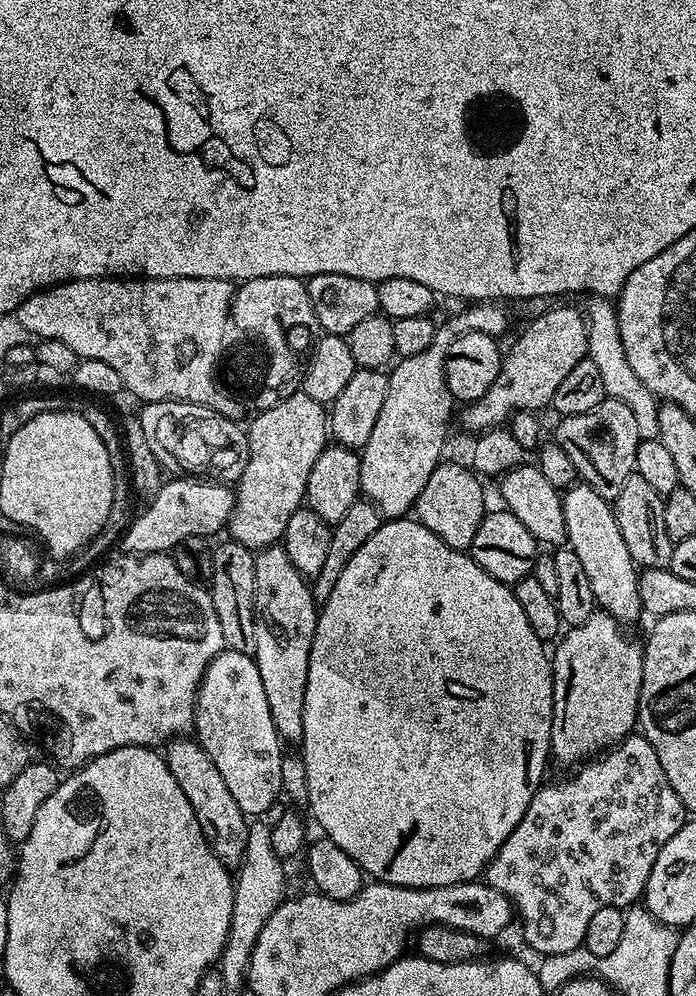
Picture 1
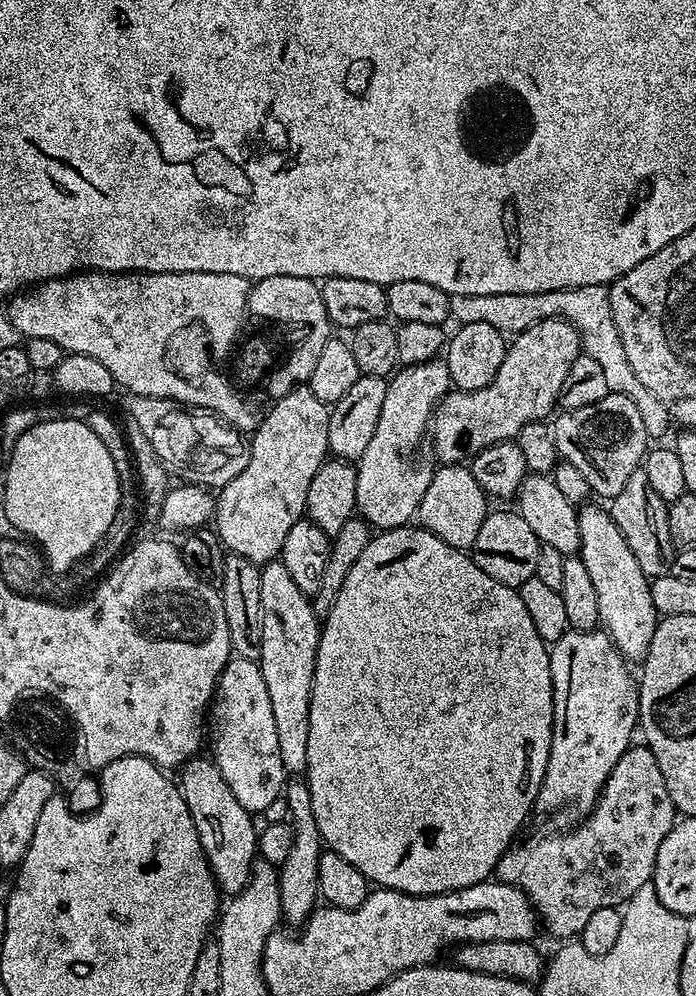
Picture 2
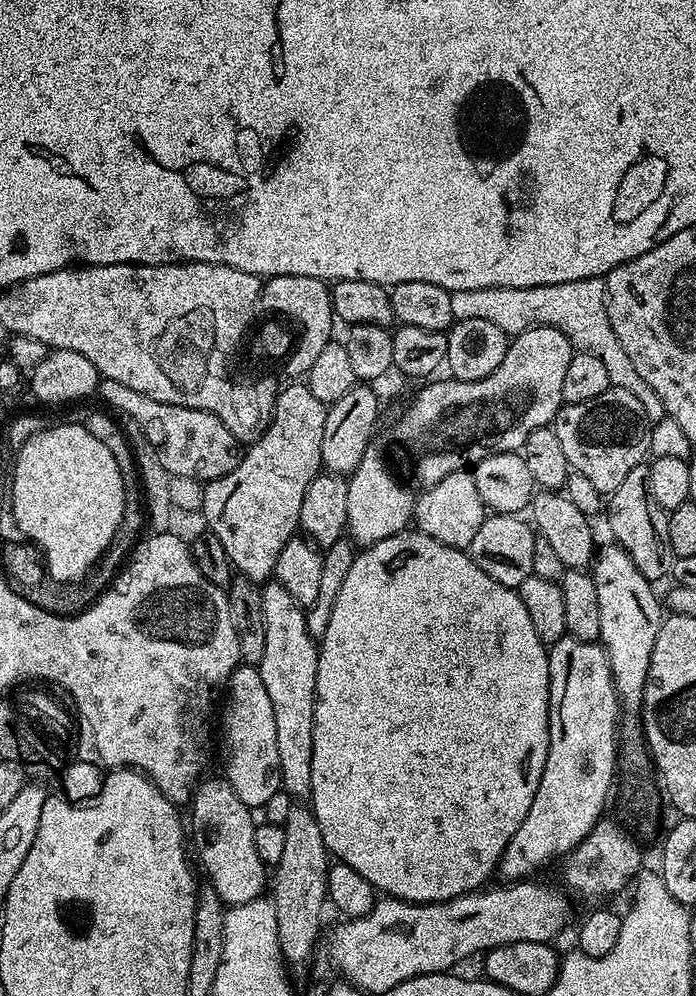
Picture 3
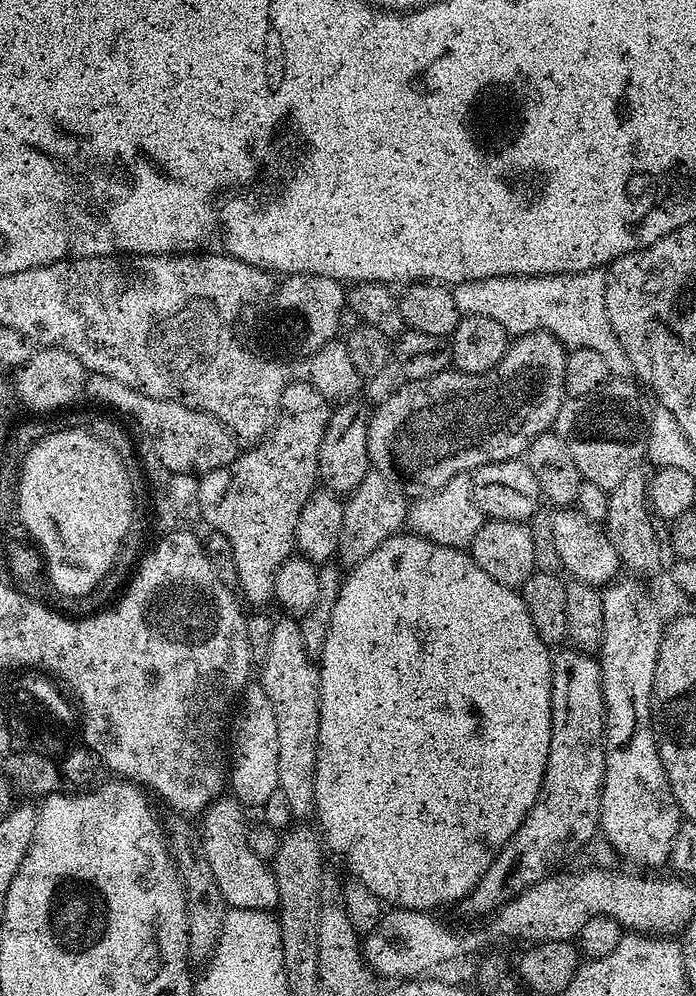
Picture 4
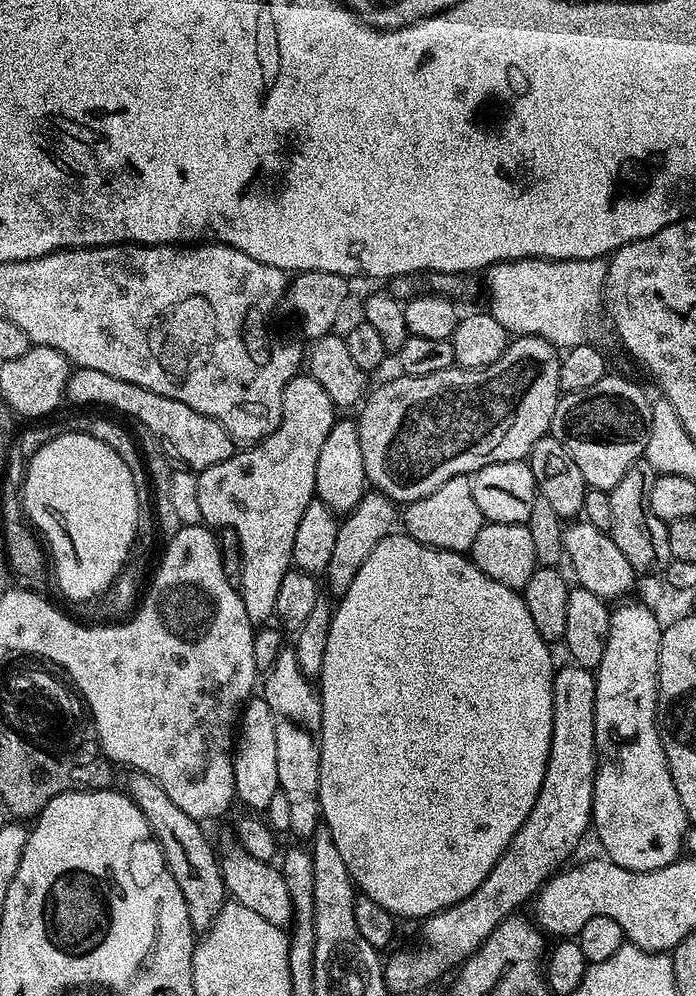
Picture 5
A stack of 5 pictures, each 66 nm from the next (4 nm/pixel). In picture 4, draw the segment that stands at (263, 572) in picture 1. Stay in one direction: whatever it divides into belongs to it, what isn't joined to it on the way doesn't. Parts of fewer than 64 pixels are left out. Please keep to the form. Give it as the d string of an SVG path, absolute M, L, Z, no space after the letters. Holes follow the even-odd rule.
M280 618L273 623L270 650L264 655L259 665L258 682L266 690L266 698L270 698L270 706L274 706L274 714L278 718L278 788L286 797L286 806L290 806L293 817L311 817L316 810L314 778L320 725L320 670L314 657L304 649L300 625L295 619Z

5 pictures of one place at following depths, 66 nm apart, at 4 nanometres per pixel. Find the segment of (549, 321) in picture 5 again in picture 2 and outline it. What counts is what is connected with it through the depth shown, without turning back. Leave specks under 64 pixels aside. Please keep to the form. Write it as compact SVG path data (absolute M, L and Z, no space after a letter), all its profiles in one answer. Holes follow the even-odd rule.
M603 284L534 294L458 294L450 299L448 315L453 321L456 319L457 325L486 322L505 334L525 332L543 320L565 320L580 332L583 355L594 358L594 362L602 366L609 392L626 394L628 386L636 386L638 374L634 374L622 338L618 338L618 326L614 326L610 314L610 294Z

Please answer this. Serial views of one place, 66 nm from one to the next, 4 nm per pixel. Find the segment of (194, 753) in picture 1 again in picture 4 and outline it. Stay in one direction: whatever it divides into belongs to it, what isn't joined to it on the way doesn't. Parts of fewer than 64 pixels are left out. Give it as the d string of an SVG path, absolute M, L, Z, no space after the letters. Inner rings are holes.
M228 794L221 795L220 799L214 801L199 817L200 841L210 862L210 871L214 873L214 878L222 890L222 898L226 898L229 908L267 912L276 908L278 882L274 882L269 861L258 858L258 854L250 850L250 820L244 817L244 812L245 805L239 800Z

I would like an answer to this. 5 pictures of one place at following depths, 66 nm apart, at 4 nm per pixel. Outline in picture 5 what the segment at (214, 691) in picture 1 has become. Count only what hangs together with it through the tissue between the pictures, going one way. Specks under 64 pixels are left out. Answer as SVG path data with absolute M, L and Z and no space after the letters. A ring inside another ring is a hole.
M262 698L249 699L244 705L238 721L238 735L234 740L234 782L236 783L236 800L244 803L248 810L260 808L267 810L272 804L274 794L280 791L278 782L277 747L274 743L274 714Z

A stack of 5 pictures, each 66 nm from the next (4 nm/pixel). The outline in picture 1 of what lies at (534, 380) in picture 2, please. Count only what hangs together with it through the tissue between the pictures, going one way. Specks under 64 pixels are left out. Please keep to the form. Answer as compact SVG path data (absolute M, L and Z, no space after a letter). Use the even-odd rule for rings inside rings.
M549 307L548 311L543 312L540 316L531 317L527 321L528 329L517 338L512 344L512 349L503 353L500 361L500 373L482 398L474 402L463 405L464 411L464 428L471 434L487 432L490 428L499 428L507 425L511 421L515 412L536 412L540 408L547 409L551 405L554 394L558 390L558 385L578 362L585 360L588 354L588 321L581 309L577 308L556 308Z

